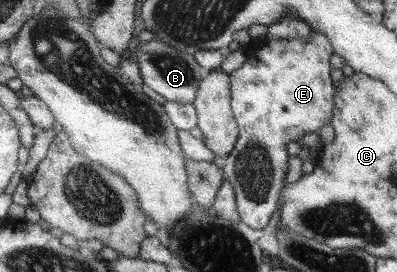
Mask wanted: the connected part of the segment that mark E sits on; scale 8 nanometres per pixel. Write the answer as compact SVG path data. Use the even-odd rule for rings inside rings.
M318 32L310 33L308 39L267 39L262 38L258 49L252 51L254 59L245 61L239 69L229 74L231 85L231 109L239 127L239 135L234 147L222 159L220 164L223 179L231 182L235 192L235 206L239 212L239 221L251 229L261 230L266 227L270 215L279 201L280 188L285 184L286 151L284 145L296 141L305 133L318 131L331 119L332 83L330 83L330 65L328 57L332 55L327 37Z

